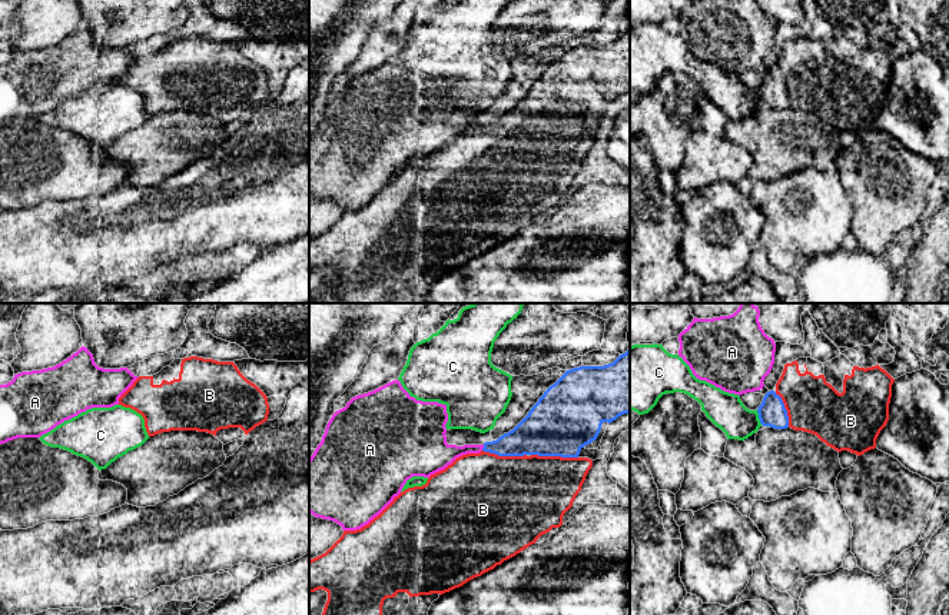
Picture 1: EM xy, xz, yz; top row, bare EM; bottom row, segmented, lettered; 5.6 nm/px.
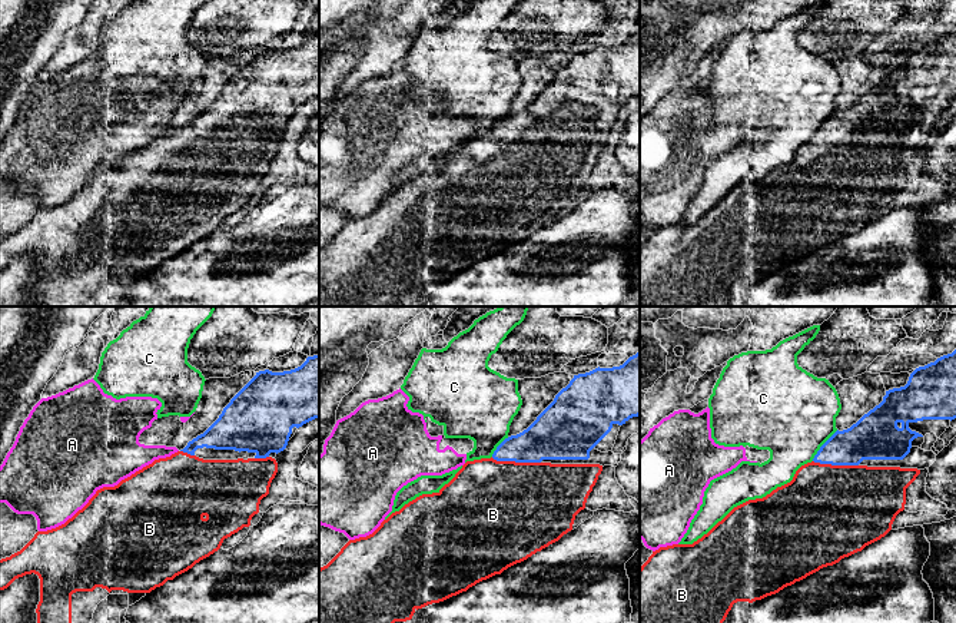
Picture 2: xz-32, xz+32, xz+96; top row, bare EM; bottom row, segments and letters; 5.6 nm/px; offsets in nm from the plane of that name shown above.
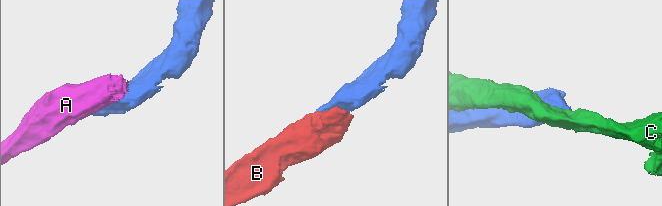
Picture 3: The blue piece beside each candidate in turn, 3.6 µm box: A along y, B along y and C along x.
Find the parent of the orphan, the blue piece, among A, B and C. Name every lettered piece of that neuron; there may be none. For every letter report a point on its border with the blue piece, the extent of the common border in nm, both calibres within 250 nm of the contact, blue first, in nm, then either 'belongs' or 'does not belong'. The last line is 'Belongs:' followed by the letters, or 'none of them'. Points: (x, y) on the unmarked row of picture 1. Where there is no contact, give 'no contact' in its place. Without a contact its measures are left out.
A: meets blue in xz at (483, 128); contact 40 nm long; 180 nm thick on the blue side, 150 nm on the other; does not belong
B: meets blue in xz at (554, 135); contact 260 nm long; 380 nm thick on the blue side, 420 nm on the other; belongs
C: meets blue in yz at (759, 96); contact 90 nm long; 160 nm thick on the blue side, 200 nm on the other; does not belong
Belongs: B

